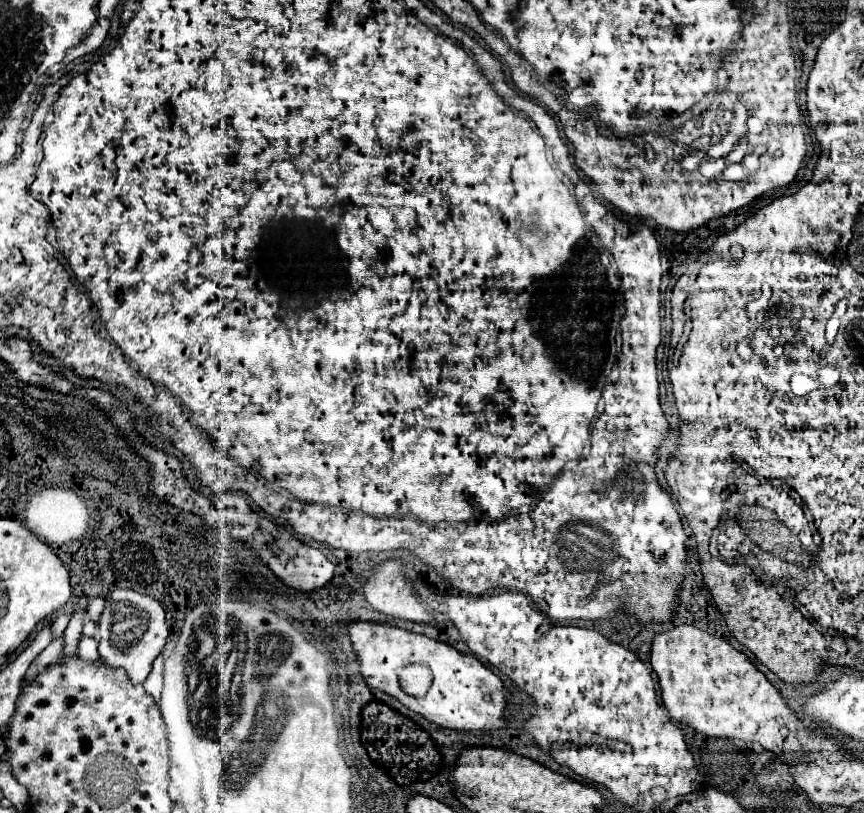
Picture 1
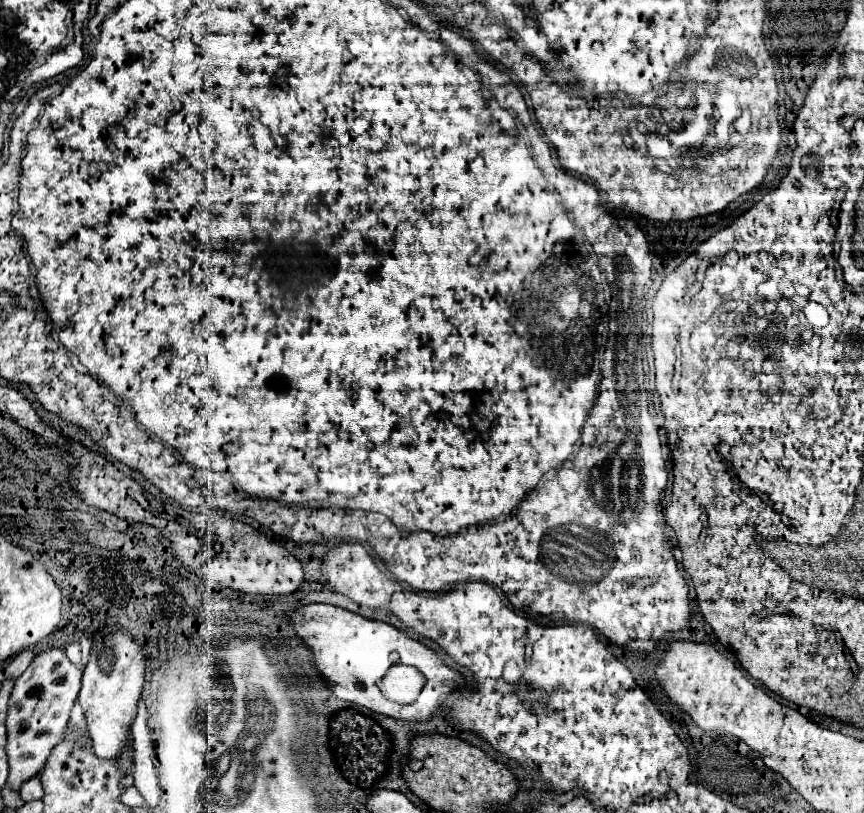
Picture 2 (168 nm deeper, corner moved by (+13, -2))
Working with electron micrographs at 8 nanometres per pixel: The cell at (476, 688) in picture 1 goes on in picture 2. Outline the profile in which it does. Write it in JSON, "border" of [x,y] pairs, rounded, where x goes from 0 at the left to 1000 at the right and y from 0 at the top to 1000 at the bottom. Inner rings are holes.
{"border":[[[356,744],[338,754],[336,761],[343,771],[345,784],[350,784],[359,793],[363,803],[363,815],[370,823],[373,833],[380,838],[380,845],[387,850],[387,855],[391,860],[414,865],[433,877],[442,877],[465,887],[498,887],[509,875],[512,855],[521,855],[539,840],[539,835],[530,825],[512,815],[505,801],[449,766],[424,761],[419,756],[384,744]],[[458,815],[477,818],[486,823],[493,833],[493,843],[486,850],[484,862],[479,862],[477,867],[454,865],[438,850],[435,838],[444,833],[451,818]]]}

